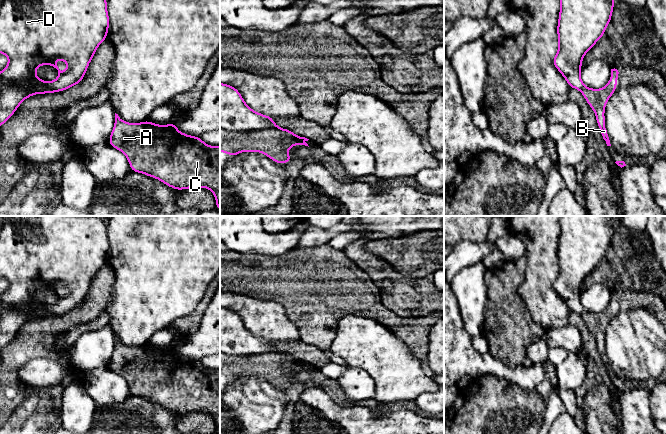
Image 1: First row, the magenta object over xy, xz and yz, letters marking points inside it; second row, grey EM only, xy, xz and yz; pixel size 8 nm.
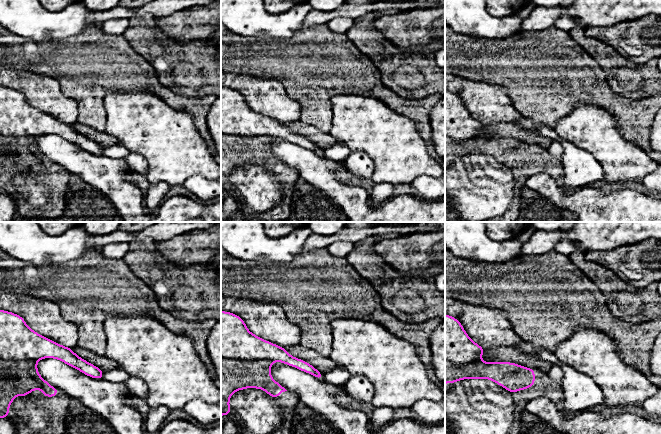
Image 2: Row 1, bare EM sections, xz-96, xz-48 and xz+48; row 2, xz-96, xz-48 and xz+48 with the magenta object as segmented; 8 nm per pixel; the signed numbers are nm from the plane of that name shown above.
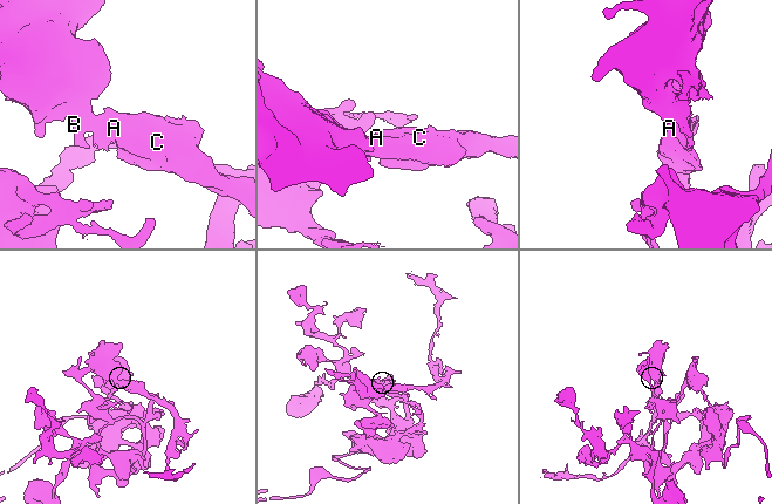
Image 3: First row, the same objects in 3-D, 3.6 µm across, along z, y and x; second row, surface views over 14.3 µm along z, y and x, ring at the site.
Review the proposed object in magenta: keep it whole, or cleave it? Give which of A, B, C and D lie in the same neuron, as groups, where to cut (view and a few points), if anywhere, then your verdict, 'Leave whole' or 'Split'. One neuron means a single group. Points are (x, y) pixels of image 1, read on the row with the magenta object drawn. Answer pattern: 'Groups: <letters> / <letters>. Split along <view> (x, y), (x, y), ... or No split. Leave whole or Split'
Groups: A B C / D. Split along xz (220, 128), (230, 131), (280, 129), (303, 141). Split

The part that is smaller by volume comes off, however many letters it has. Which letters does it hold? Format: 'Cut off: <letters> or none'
Cut off: A, B, C

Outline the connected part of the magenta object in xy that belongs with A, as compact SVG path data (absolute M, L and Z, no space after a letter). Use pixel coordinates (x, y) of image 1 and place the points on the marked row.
M116 113L108 143L125 154L133 172L156 178L176 190L208 188L214 194L216 208L220 211L220 146L210 146L205 144L200 136L194 137L181 133L175 123L161 126L147 120L141 123L128 123Z

